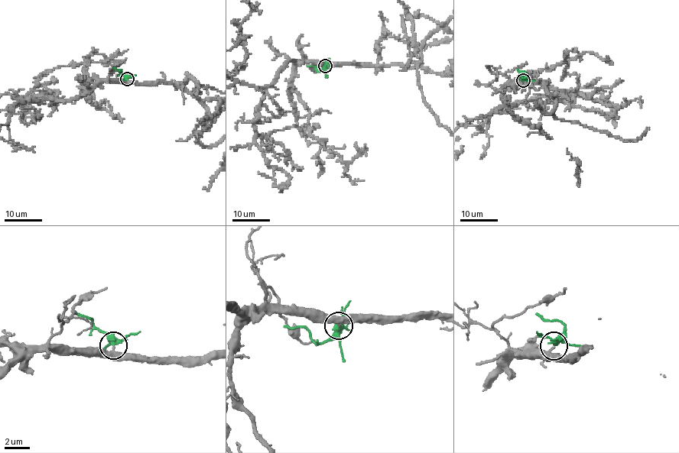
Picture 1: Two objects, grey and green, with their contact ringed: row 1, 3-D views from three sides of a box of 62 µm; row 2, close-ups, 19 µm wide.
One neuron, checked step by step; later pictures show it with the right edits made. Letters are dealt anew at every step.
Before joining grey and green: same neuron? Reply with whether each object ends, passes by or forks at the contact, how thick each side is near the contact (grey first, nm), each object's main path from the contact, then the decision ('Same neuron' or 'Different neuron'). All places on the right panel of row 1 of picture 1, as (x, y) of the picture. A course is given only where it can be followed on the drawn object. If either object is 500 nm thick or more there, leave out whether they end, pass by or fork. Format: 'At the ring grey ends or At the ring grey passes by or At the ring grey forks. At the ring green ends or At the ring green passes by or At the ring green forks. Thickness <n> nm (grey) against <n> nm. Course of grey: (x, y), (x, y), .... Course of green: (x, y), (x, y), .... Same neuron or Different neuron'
At the ring grey ends. At the ring green forks. Thickness 280 nm (grey) against 320 nm. Course of green: (523, 80), (526, 73), (517, 70). Different neuron

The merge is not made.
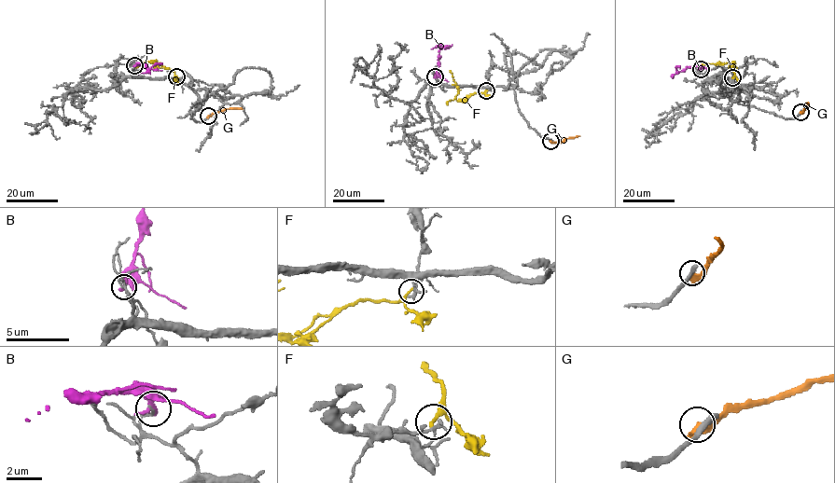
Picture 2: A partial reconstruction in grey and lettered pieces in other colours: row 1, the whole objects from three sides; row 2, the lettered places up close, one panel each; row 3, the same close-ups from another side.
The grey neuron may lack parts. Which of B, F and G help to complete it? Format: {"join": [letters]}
{"join": []}

